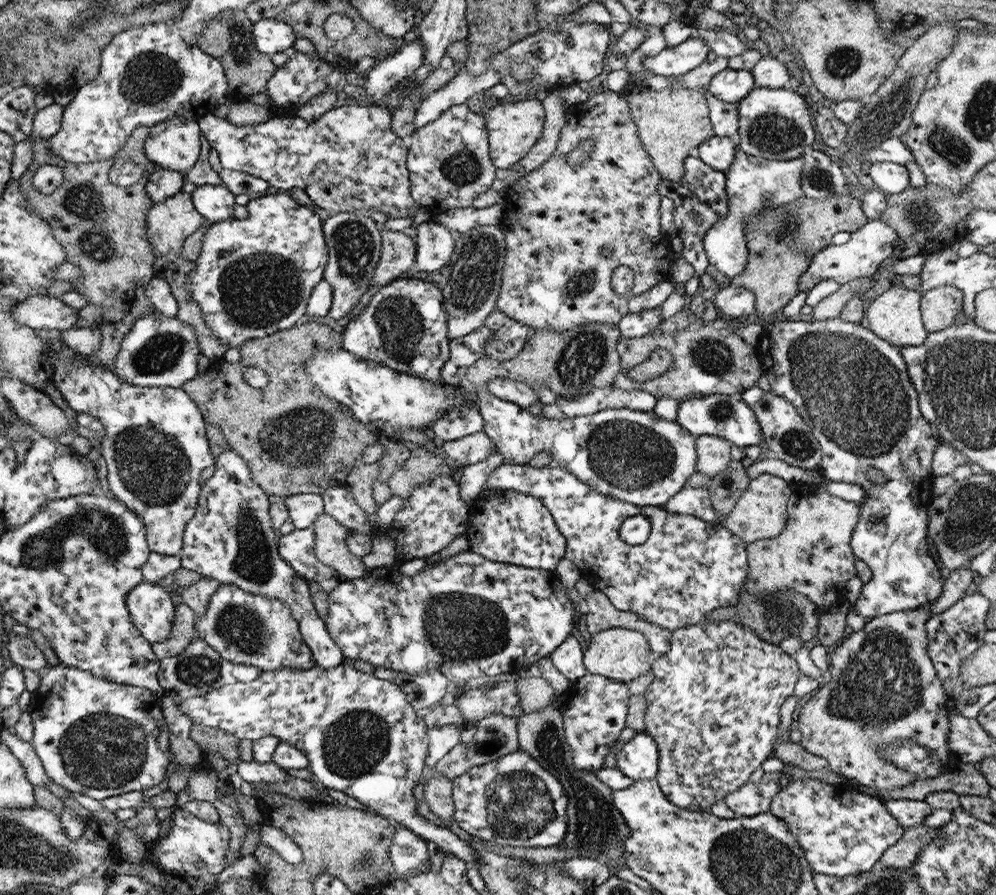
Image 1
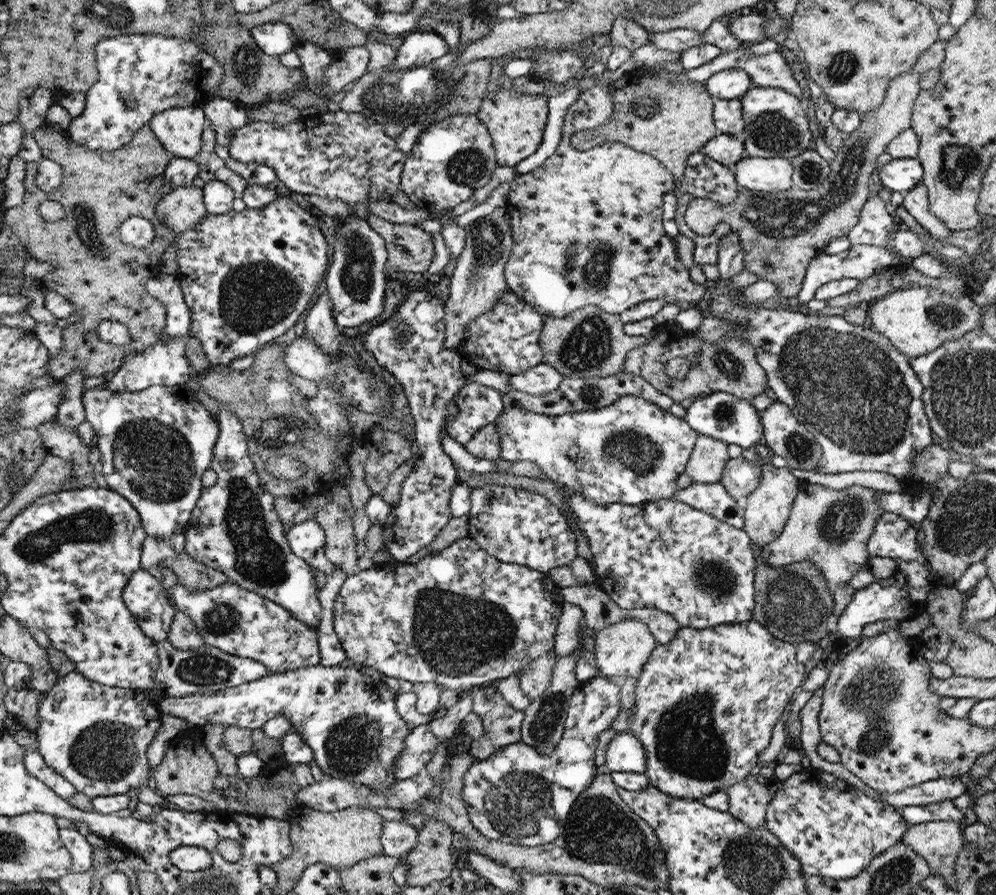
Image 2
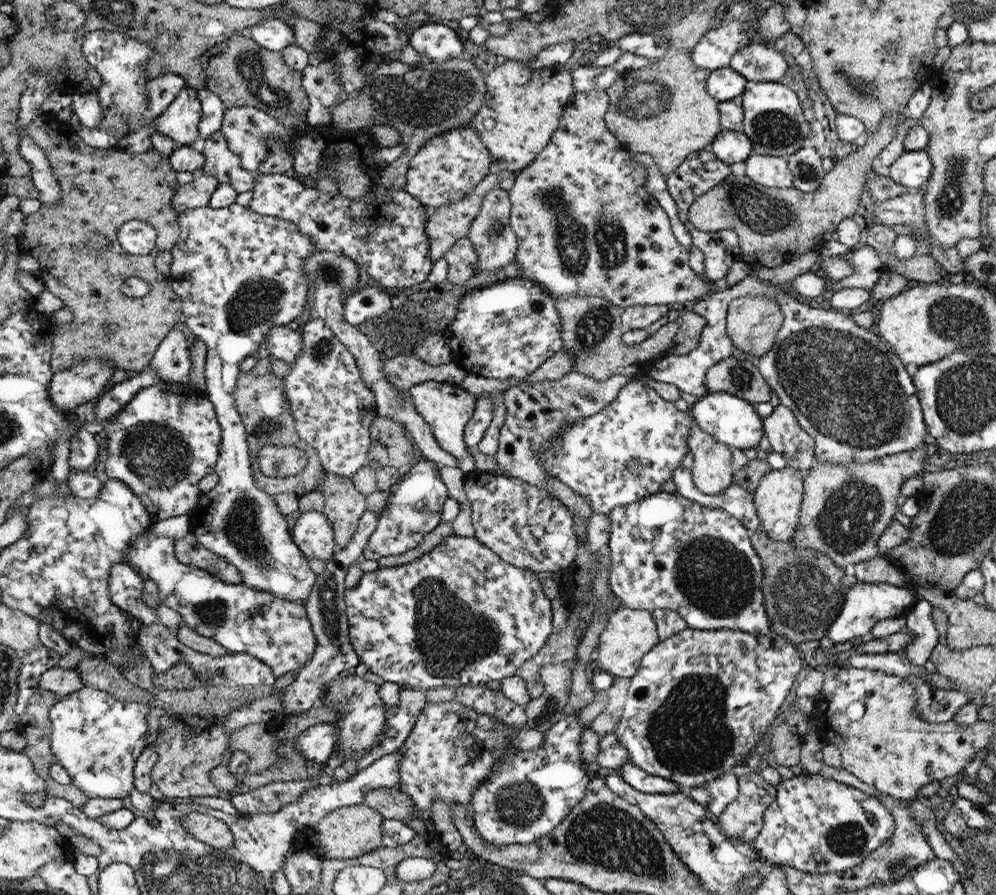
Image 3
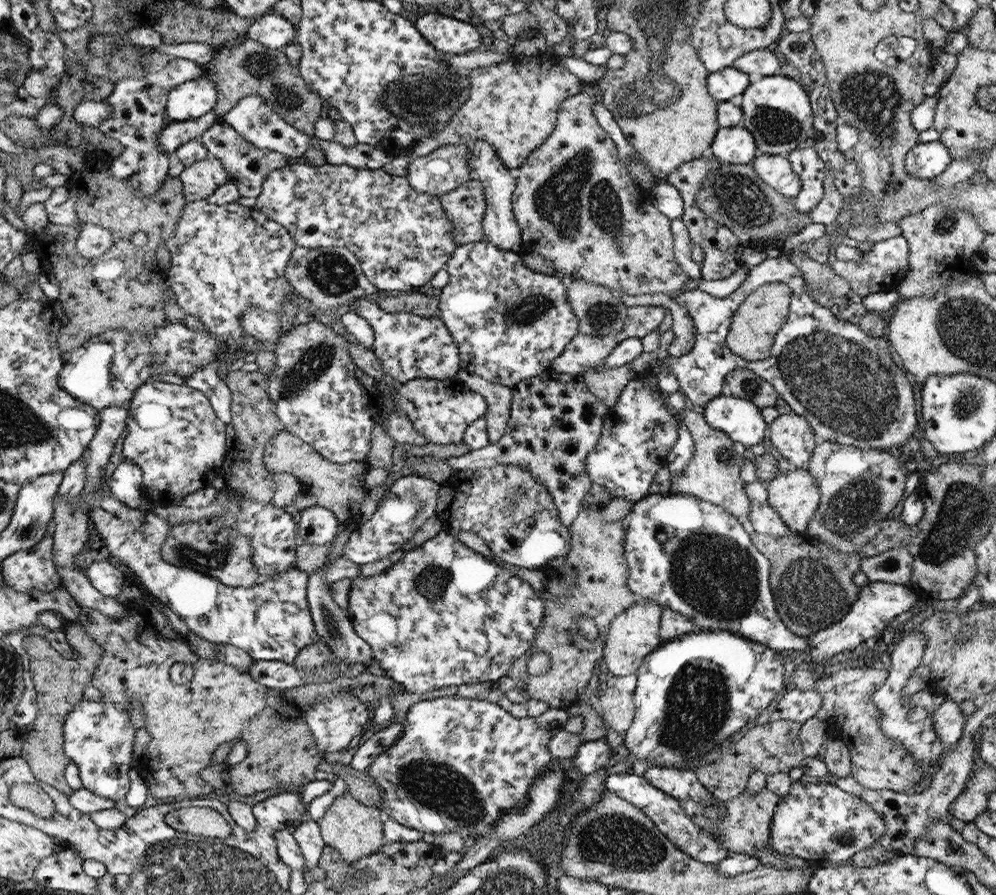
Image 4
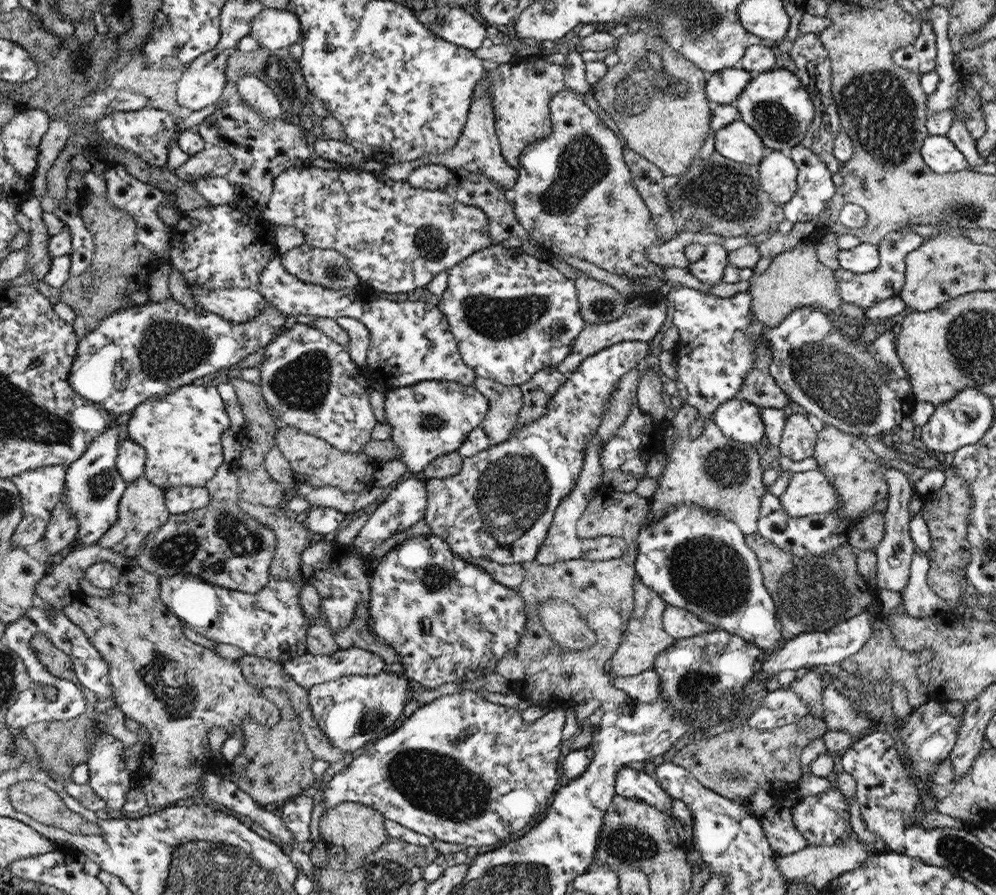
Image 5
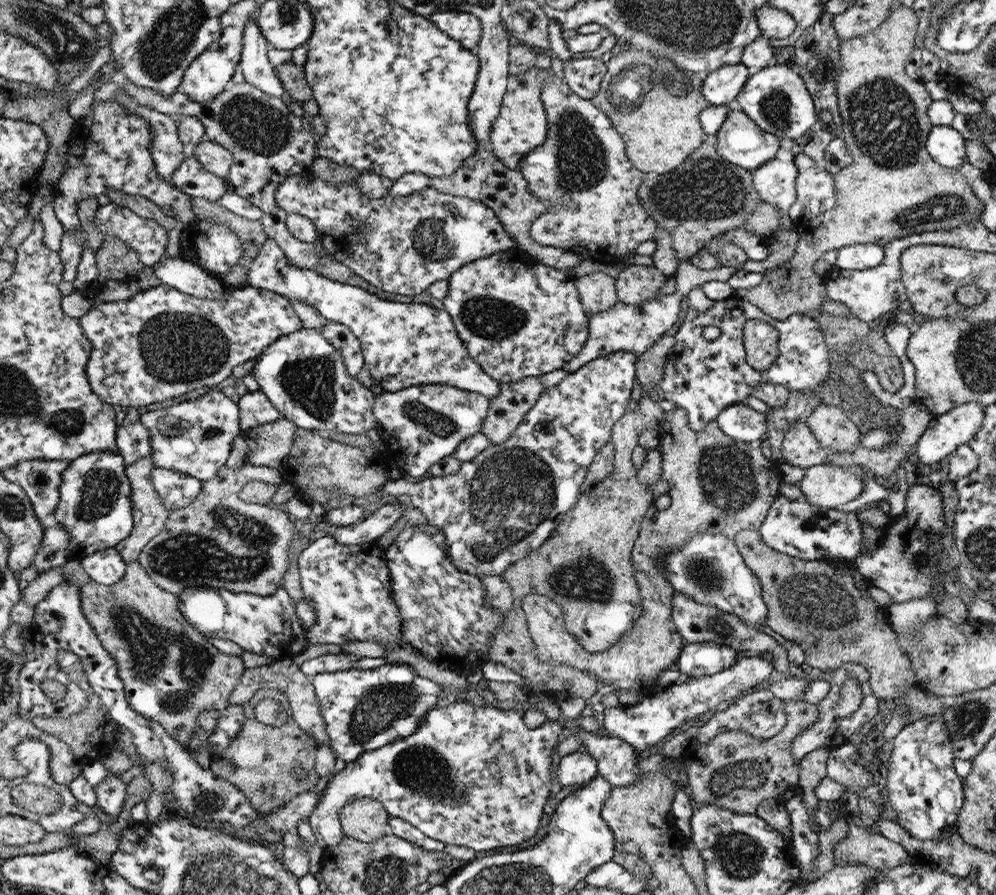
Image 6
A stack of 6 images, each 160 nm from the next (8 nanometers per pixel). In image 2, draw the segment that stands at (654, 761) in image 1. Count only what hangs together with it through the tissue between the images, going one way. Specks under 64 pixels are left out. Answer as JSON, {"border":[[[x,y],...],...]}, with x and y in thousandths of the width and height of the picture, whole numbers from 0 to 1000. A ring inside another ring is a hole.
{"border":[[[620,818],[608,839],[608,856],[614,864],[640,863],[650,860],[650,838],[638,820]]]}

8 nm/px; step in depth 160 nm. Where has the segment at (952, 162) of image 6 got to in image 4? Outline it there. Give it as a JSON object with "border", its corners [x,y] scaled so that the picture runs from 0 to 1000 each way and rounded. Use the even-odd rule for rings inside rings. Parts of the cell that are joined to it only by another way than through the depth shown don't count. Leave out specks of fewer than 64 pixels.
{"border":[[[943,158],[923,160],[910,174],[910,189],[920,199],[934,199],[946,194],[956,181],[948,161]]]}

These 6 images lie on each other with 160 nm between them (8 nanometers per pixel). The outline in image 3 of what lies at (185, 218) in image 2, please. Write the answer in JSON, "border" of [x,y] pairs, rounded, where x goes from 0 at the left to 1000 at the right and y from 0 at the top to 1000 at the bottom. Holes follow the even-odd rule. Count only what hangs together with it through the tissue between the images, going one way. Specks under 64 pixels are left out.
{"border":[[[198,192],[191,204],[180,210],[173,223],[173,231],[180,239],[187,235],[210,230],[213,216],[220,206],[220,200],[215,194]]]}

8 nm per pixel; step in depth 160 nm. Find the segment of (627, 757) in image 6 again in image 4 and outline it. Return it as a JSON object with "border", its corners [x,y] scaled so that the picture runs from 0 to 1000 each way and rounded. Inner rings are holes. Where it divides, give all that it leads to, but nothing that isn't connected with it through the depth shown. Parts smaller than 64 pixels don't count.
{"border":[[[616,864],[610,867],[608,879],[610,884],[621,888],[622,892],[630,893],[631,896],[642,902],[683,951],[689,952],[700,963],[721,968],[733,956],[734,953],[726,949],[711,928],[699,923],[693,916],[693,912],[687,909],[685,897],[682,893],[663,883],[662,879],[655,878],[655,875],[651,874],[650,869],[637,864]]]}

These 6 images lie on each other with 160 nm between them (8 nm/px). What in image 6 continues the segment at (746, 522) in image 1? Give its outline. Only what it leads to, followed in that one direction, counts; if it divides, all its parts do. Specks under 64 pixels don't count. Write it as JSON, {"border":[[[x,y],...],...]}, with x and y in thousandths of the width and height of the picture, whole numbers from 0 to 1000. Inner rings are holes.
{"border":[[[826,520],[811,522],[800,541],[810,561],[837,569],[859,558],[868,543],[865,533]]]}

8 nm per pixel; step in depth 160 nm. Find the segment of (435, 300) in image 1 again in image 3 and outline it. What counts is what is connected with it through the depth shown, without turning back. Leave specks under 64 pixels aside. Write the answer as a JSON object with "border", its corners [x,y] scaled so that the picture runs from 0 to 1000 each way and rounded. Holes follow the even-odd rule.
{"border":[[[422,513],[420,518],[394,543],[393,553],[386,570],[381,573],[378,590],[364,615],[363,626],[380,626],[384,622],[409,618],[417,613],[430,596],[444,585],[445,565],[451,558],[448,543],[442,536],[442,525],[438,517],[432,513]]]}

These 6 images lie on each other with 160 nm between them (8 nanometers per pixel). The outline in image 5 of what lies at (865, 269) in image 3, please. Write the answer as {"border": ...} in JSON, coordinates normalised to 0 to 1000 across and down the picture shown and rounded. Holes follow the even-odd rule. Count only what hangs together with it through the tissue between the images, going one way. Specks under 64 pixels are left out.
{"border":[[[898,258],[892,260],[891,264],[881,273],[881,278],[883,279],[883,296],[882,299],[879,299],[876,304],[859,306],[842,297],[838,302],[838,309],[842,317],[844,335],[858,340],[871,349],[872,344],[879,337],[904,331],[904,325],[910,314],[908,288],[913,282],[920,279],[924,274],[928,273],[928,267],[930,266],[919,259],[908,261],[905,258]]]}

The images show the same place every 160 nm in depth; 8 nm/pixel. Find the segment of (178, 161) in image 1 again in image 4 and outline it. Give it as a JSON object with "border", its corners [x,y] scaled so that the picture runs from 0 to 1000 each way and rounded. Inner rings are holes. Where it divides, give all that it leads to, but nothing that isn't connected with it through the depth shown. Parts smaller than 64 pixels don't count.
{"border":[[[205,78],[202,85],[179,94],[168,105],[166,123],[170,134],[192,135],[215,123],[219,112],[219,96]]]}

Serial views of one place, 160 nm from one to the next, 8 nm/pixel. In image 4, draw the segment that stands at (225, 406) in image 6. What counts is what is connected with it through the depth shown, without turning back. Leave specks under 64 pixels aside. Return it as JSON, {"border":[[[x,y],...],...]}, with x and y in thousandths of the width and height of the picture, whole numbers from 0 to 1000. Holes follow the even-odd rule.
{"border":[[[155,425],[145,431],[136,440],[136,445],[129,451],[129,469],[128,469],[129,485],[122,492],[122,507],[126,514],[132,514],[139,518],[144,531],[144,550],[148,554],[150,561],[154,561],[155,565],[169,565],[172,563],[181,564],[181,560],[190,552],[196,551],[198,547],[207,546],[211,544],[211,539],[219,532],[219,525],[225,516],[225,507],[227,507],[227,474],[217,463],[209,442],[205,441],[203,437],[197,436],[196,432],[187,430],[169,429],[169,427],[160,427]]]}

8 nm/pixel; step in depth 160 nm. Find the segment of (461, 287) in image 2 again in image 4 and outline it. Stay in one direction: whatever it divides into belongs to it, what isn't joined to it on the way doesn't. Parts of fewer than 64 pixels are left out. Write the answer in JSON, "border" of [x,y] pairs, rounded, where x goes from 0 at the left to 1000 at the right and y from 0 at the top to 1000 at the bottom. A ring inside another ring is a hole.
{"border":[[[478,158],[471,161],[473,175],[470,183],[473,187],[475,199],[484,203],[486,209],[488,232],[485,244],[486,269],[497,272],[502,279],[524,279],[525,265],[523,254],[516,238],[516,227],[513,225],[519,207],[519,200],[515,199],[512,189],[497,171],[496,163],[488,158]]]}

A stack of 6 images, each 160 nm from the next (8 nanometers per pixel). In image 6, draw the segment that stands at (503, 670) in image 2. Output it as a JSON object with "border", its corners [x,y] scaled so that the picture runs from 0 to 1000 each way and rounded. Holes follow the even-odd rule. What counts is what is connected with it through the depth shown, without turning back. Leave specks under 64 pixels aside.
{"border":[[[433,585],[406,591],[388,616],[393,659],[396,659],[398,672],[405,684],[405,713],[416,725],[421,725],[419,731],[448,749],[471,754],[487,741],[497,706],[505,698],[506,687],[502,688],[490,677],[489,656],[484,647],[462,637],[453,627],[448,613],[445,594]]]}

